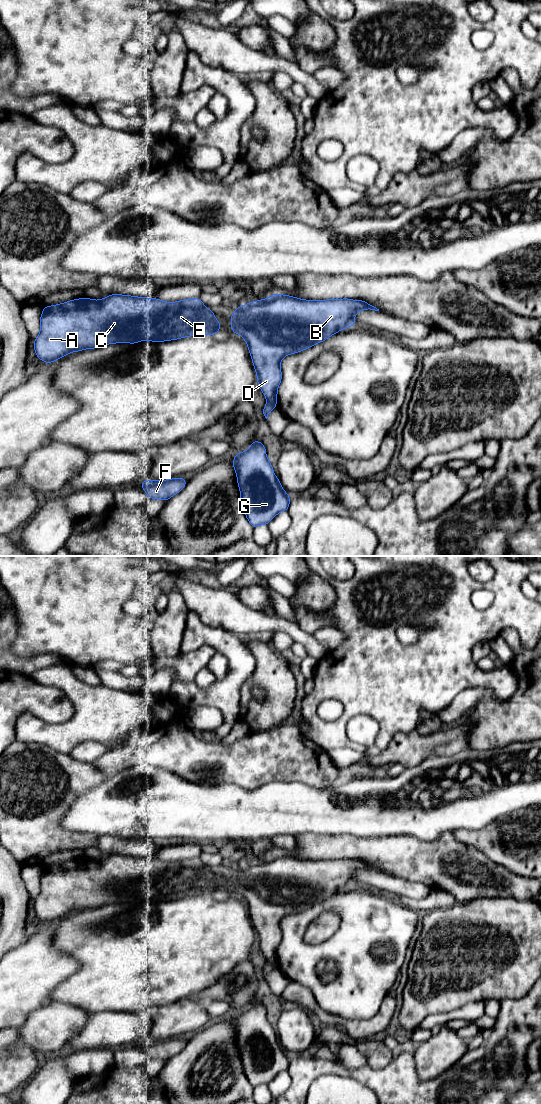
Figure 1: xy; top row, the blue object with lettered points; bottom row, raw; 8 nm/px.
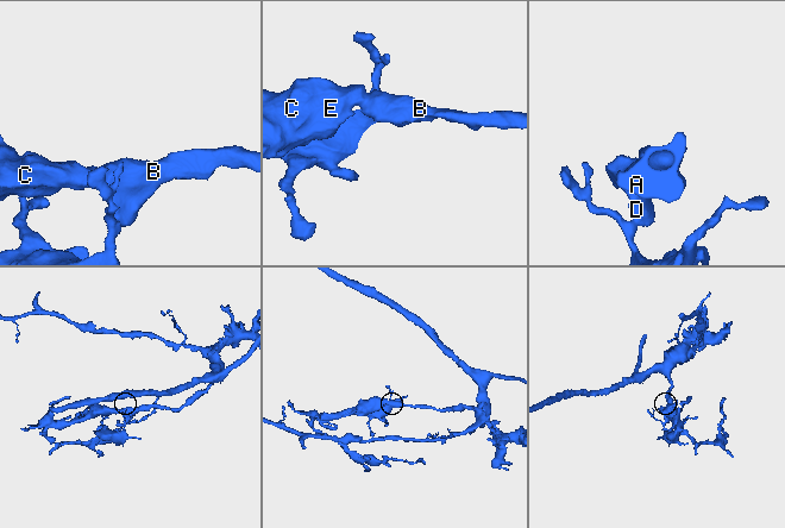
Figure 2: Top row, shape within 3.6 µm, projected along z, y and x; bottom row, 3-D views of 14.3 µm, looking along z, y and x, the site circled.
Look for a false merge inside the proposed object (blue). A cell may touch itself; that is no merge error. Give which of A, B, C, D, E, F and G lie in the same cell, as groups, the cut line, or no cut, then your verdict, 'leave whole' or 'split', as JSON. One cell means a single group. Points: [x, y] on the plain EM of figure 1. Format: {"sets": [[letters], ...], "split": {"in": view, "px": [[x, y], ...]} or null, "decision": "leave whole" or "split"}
{"sets": [["A", "B", "C", "D", "E"], ["F", "G"]], "split": {"in": "xy", "px": [[267, 960], [275, 966]]}, "decision": "split"}

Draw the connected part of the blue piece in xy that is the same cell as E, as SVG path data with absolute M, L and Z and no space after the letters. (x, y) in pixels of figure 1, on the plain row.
M111 854L99 860L83 857L44 866L40 889L34 911L39 920L50 924L71 912L108 904L215 895L221 885L200 858L166 862Z

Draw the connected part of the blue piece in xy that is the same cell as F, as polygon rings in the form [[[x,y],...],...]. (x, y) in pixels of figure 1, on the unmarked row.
[[[182,1037],[158,1041],[148,1040],[139,1043],[149,1059],[161,1059],[164,1062],[182,1051],[186,1044],[187,1041]]]

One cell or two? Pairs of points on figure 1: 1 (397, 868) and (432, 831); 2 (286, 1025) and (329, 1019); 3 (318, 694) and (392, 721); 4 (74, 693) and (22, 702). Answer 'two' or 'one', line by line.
1: two
2: two
3: one
4: two

